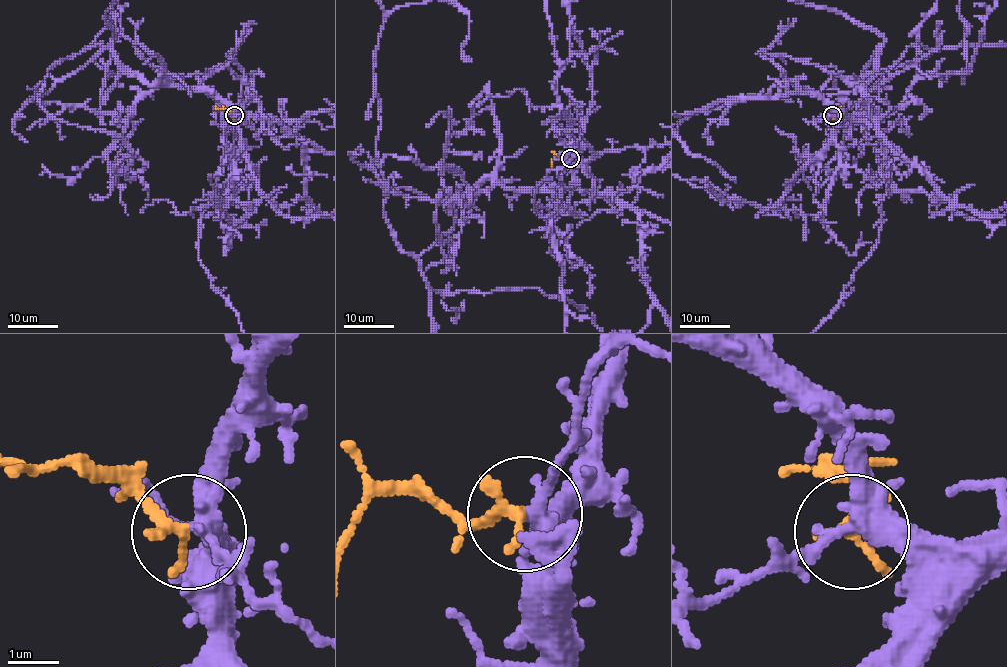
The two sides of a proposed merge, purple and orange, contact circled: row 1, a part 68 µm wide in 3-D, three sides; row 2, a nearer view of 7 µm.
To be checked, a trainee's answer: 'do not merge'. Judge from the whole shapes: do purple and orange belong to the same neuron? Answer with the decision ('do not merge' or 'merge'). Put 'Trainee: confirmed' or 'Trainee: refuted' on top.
Trainee: refuted
merge

